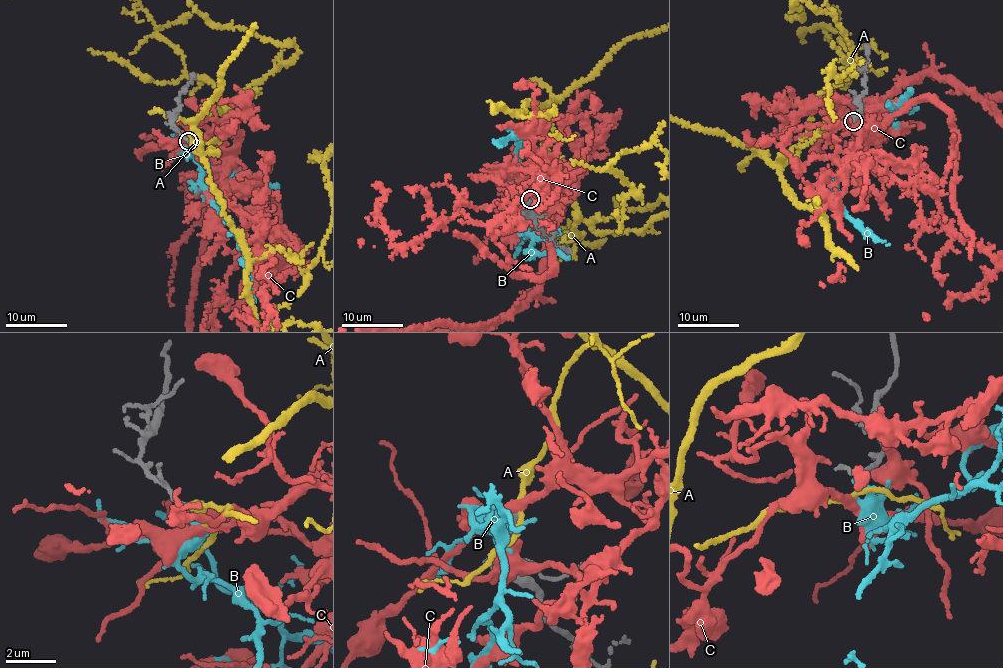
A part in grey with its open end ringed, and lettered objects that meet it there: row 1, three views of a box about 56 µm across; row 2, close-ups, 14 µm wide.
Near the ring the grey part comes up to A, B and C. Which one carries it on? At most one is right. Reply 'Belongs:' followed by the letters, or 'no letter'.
Belongs: no letter

